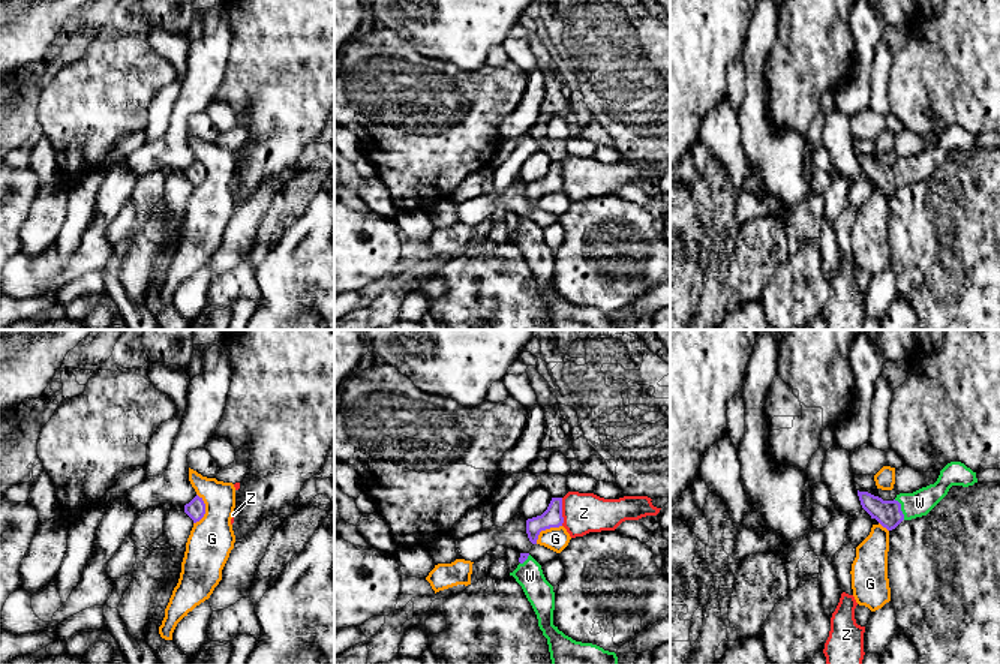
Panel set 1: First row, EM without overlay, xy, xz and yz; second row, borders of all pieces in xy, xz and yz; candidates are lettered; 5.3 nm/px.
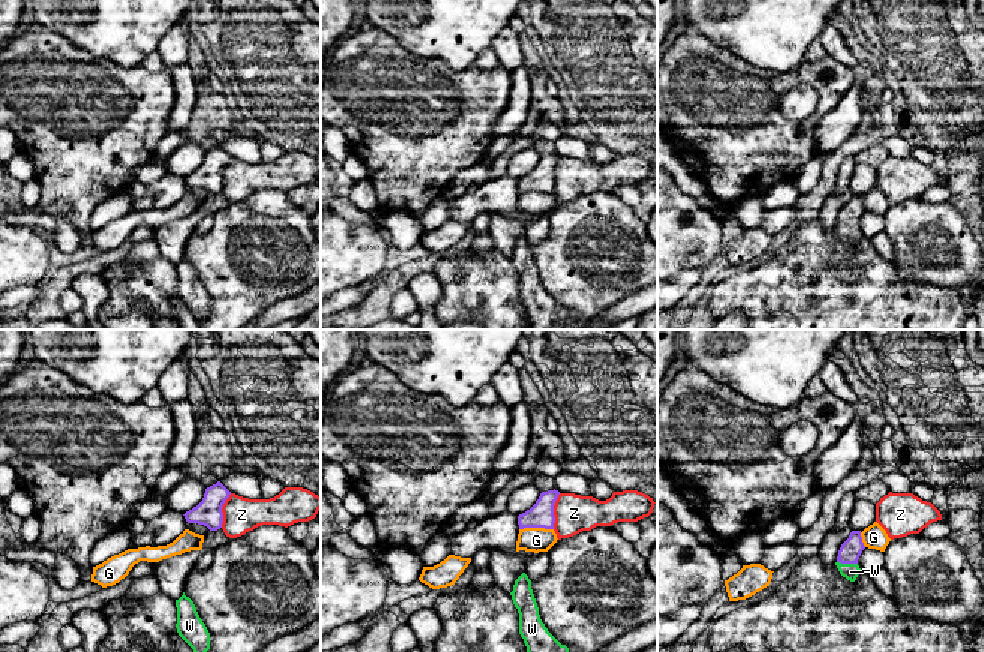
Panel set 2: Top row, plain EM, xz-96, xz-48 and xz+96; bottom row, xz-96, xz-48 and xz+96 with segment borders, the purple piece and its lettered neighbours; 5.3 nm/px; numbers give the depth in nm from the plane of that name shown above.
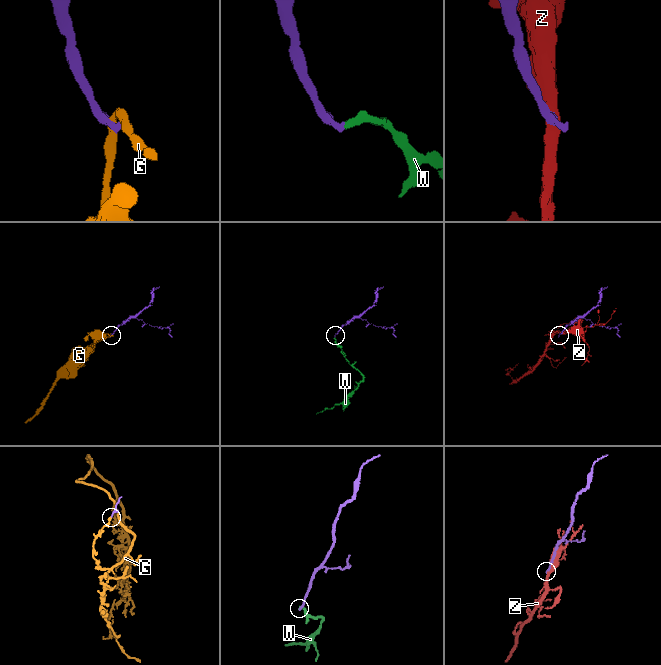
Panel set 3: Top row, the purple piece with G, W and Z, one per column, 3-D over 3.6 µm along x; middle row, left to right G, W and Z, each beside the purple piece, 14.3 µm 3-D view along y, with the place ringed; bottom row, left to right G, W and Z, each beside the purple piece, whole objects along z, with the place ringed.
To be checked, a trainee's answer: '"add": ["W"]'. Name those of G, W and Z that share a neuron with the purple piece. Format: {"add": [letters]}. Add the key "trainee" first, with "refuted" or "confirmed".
{"trainee": "confirmed", "add": ["W"]}

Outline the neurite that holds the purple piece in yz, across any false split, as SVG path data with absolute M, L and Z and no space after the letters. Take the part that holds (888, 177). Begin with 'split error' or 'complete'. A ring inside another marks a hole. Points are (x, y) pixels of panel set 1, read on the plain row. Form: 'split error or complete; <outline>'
split error; M951 126L934 148L913 157L900 157L894 165L883 165L868 156L859 156L862 172L888 195L895 193L903 184L927 180L949 156L952 150L969 151L978 147L976 136L961 126Z

